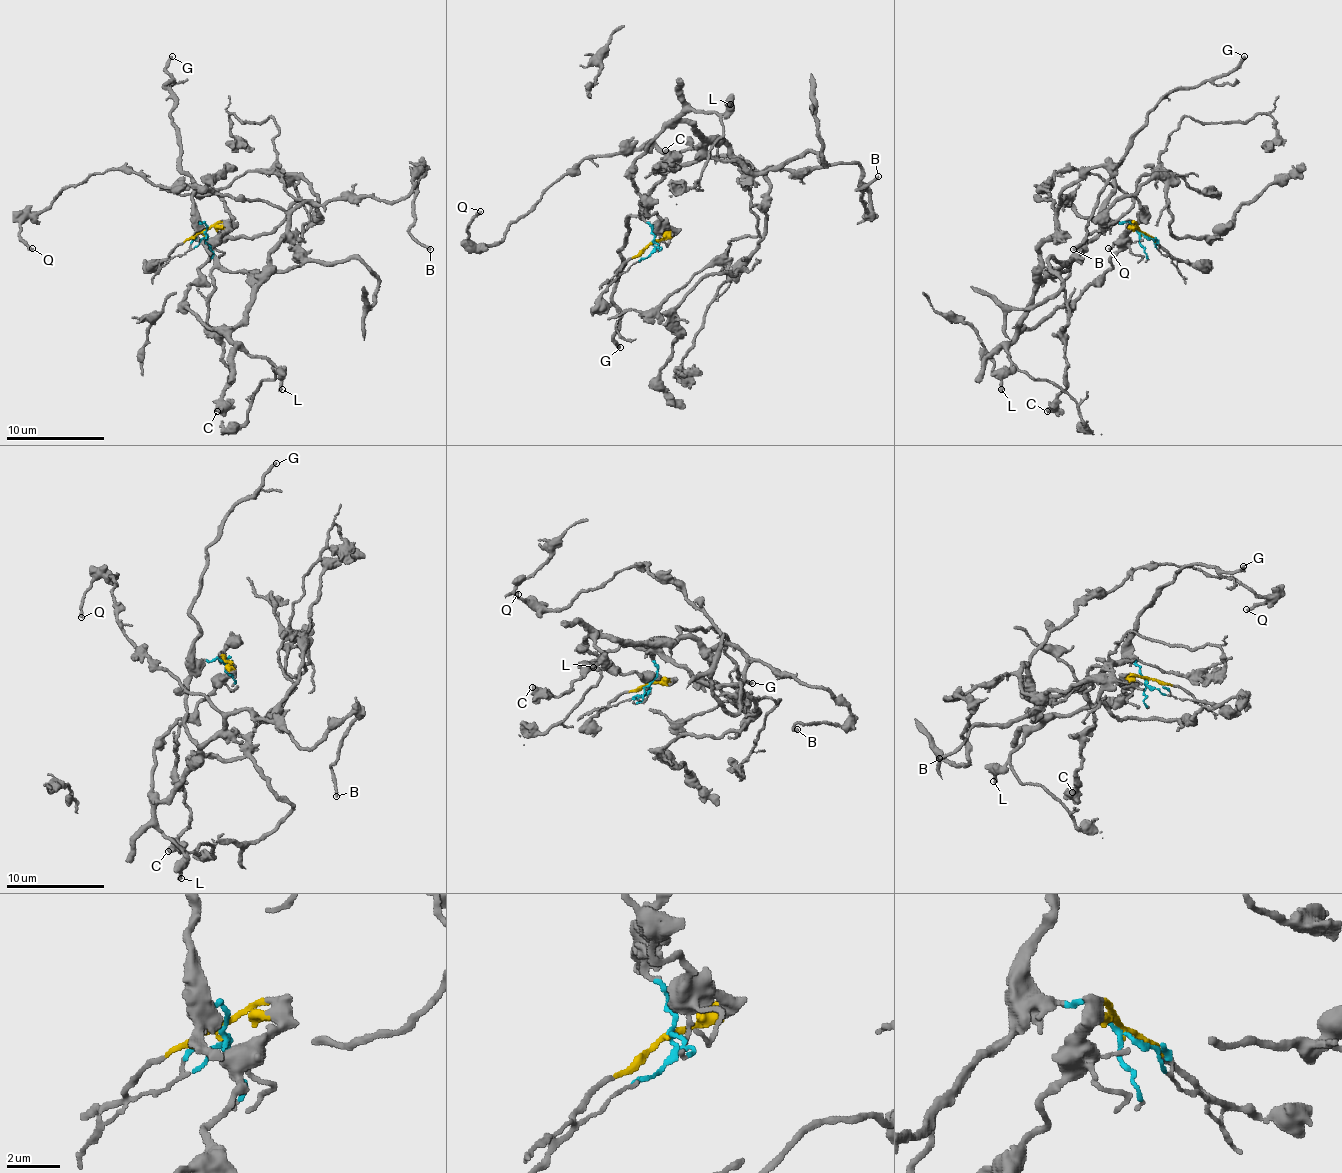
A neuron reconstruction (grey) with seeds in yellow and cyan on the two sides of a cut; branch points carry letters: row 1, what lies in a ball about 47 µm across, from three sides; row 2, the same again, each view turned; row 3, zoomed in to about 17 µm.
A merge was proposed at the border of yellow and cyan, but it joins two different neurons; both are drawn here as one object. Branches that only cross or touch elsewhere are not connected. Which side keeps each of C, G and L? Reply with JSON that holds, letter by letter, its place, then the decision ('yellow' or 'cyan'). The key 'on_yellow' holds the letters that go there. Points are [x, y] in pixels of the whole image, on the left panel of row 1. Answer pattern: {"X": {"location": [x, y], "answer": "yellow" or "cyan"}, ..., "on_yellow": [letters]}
{"C": {"location": [217, 411], "answer": "cyan"}, "G": {"location": [172, 56], "answer": "cyan"}, "L": {"location": [282, 389], "answer": "yellow"}, "on_yellow": ["L"]}

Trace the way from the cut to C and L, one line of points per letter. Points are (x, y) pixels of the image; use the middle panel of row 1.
C: (652, 242), (650, 211), (645, 196), (662, 174), (662, 167), (655, 172), (660, 167), (677, 169), (664, 150)
L: (652, 242), (669, 228), (647, 213), (633, 164), (674, 120), (691, 110), (723, 113), (731, 103)

